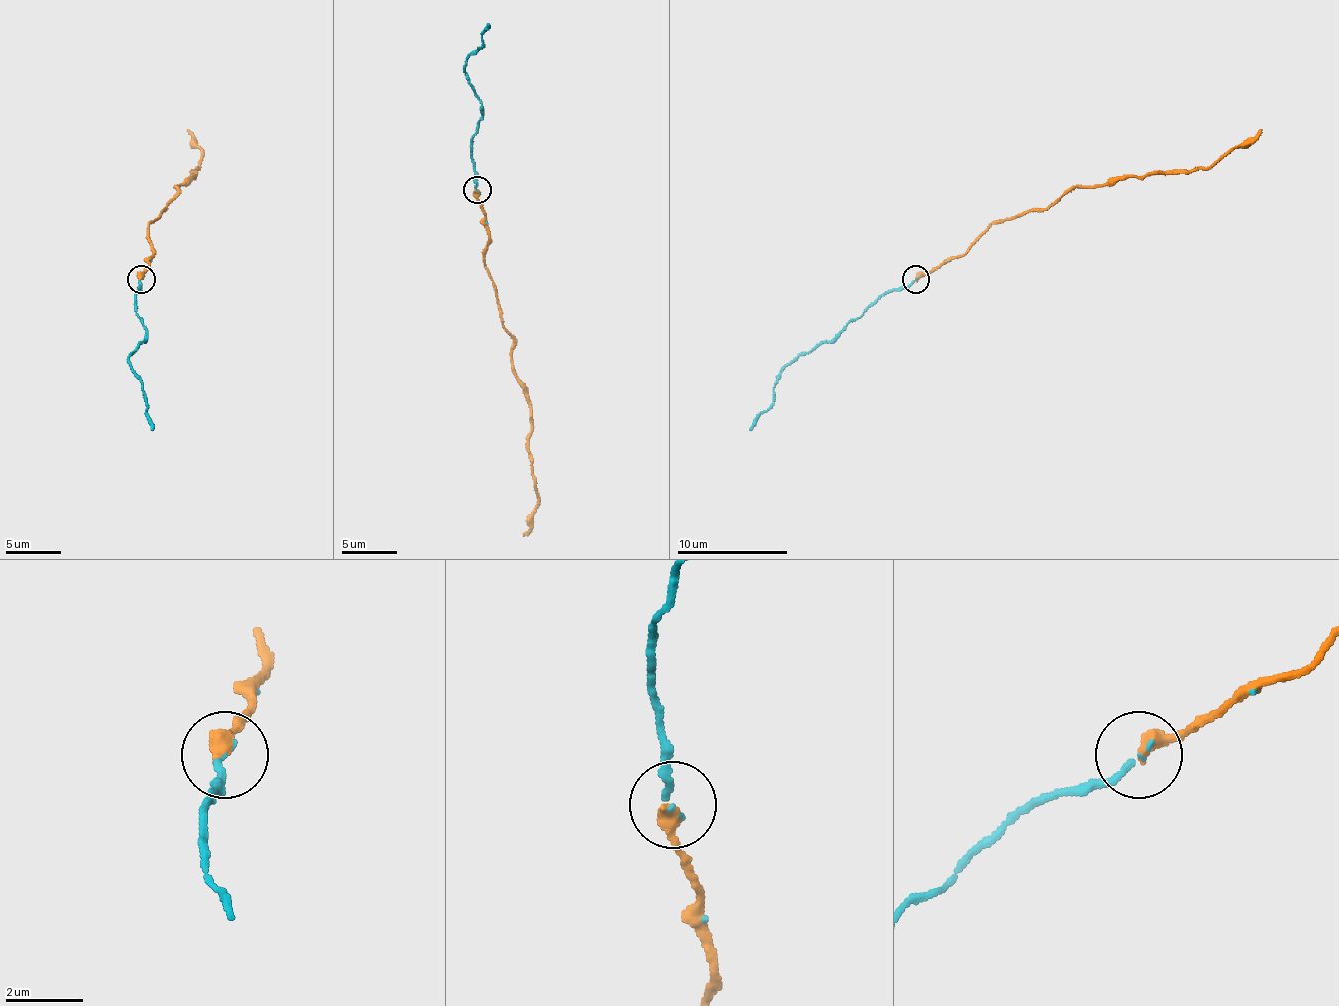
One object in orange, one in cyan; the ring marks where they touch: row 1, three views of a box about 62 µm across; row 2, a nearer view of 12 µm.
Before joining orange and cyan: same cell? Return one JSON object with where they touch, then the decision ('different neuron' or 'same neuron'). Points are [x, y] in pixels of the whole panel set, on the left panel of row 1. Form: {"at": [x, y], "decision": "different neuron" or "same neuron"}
{"at": [141, 279], "decision": "same neuron"}

